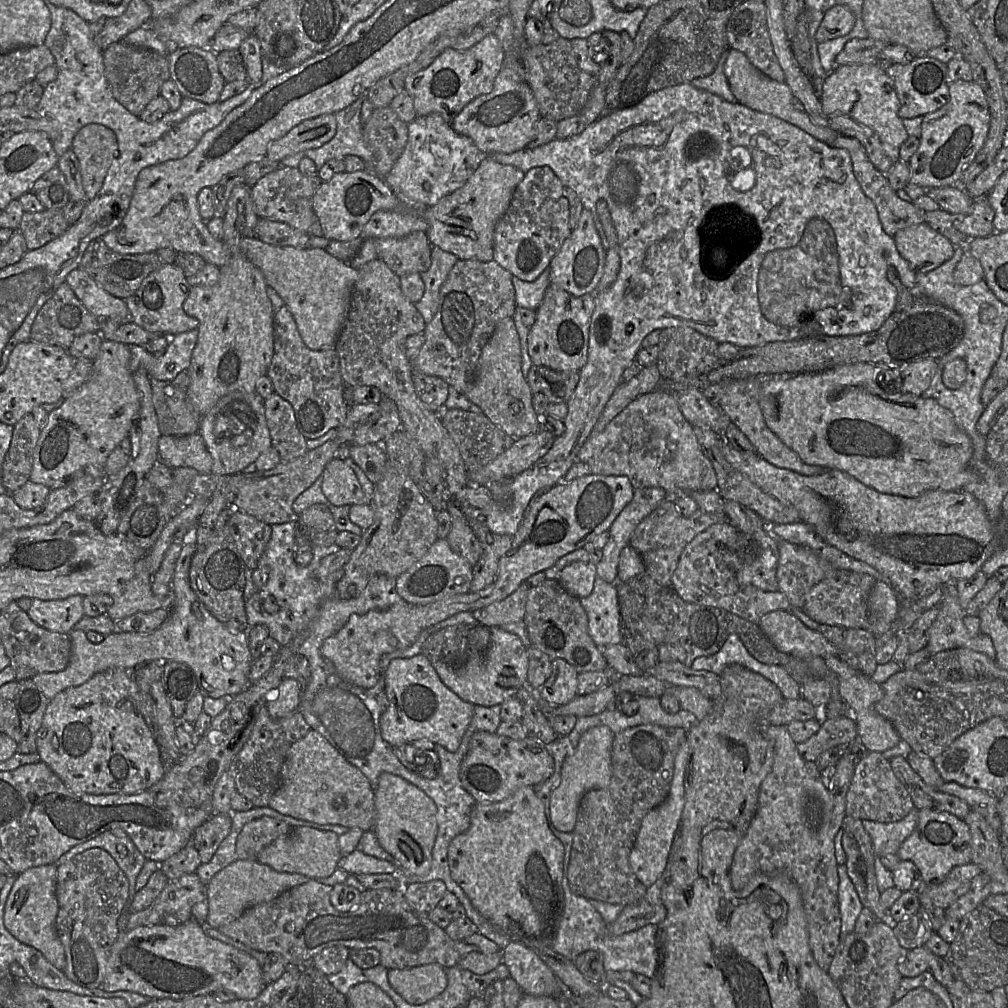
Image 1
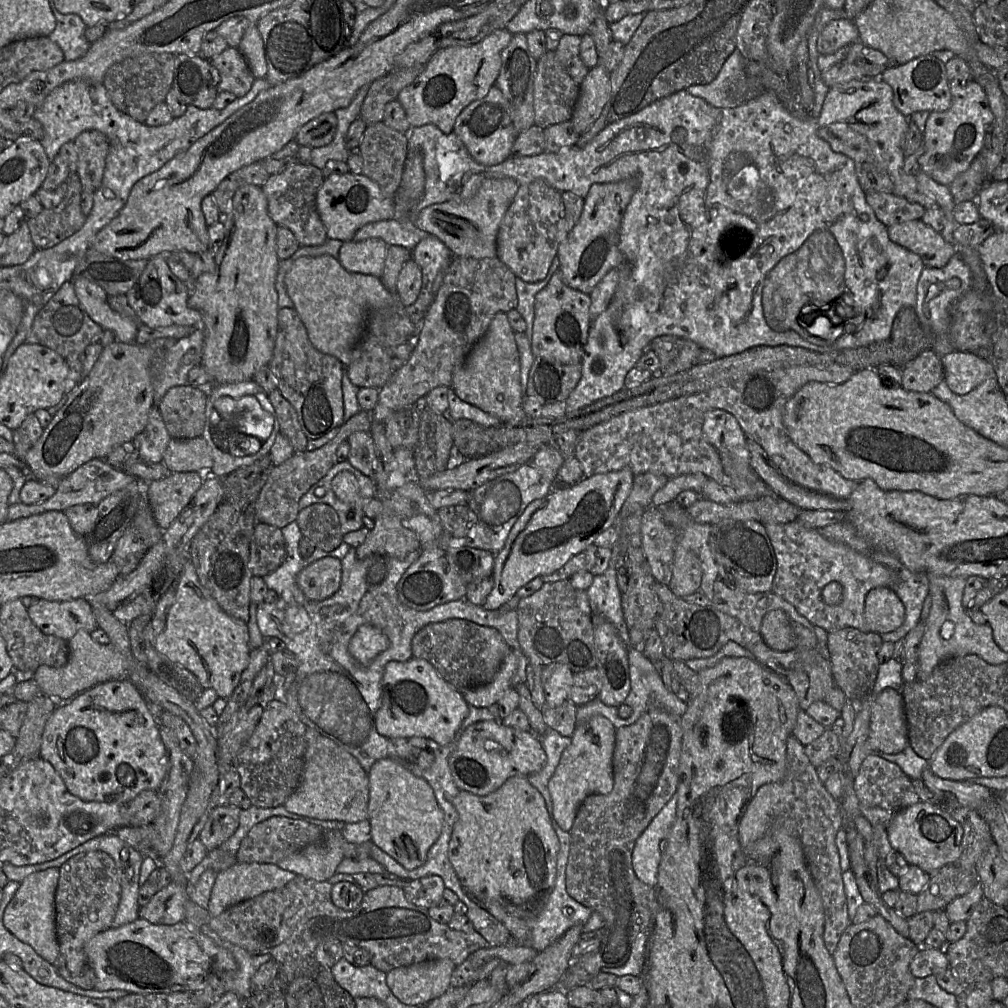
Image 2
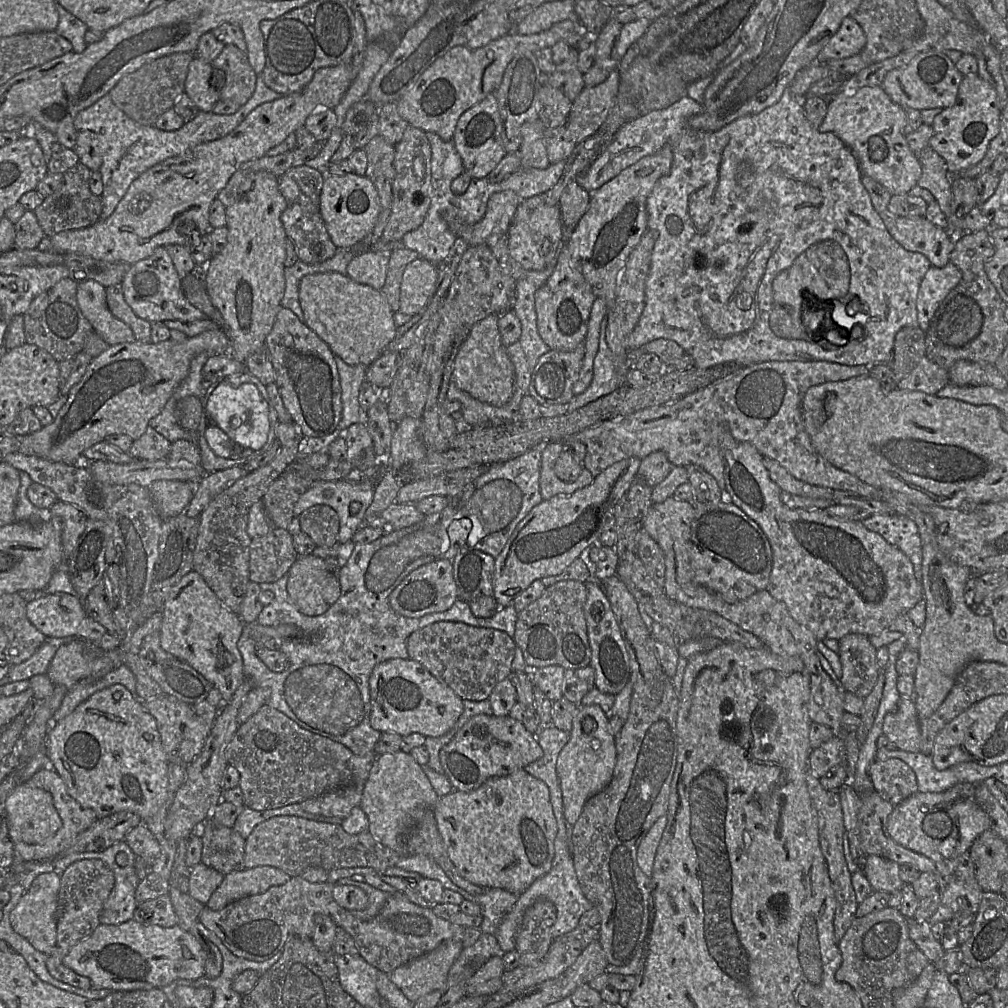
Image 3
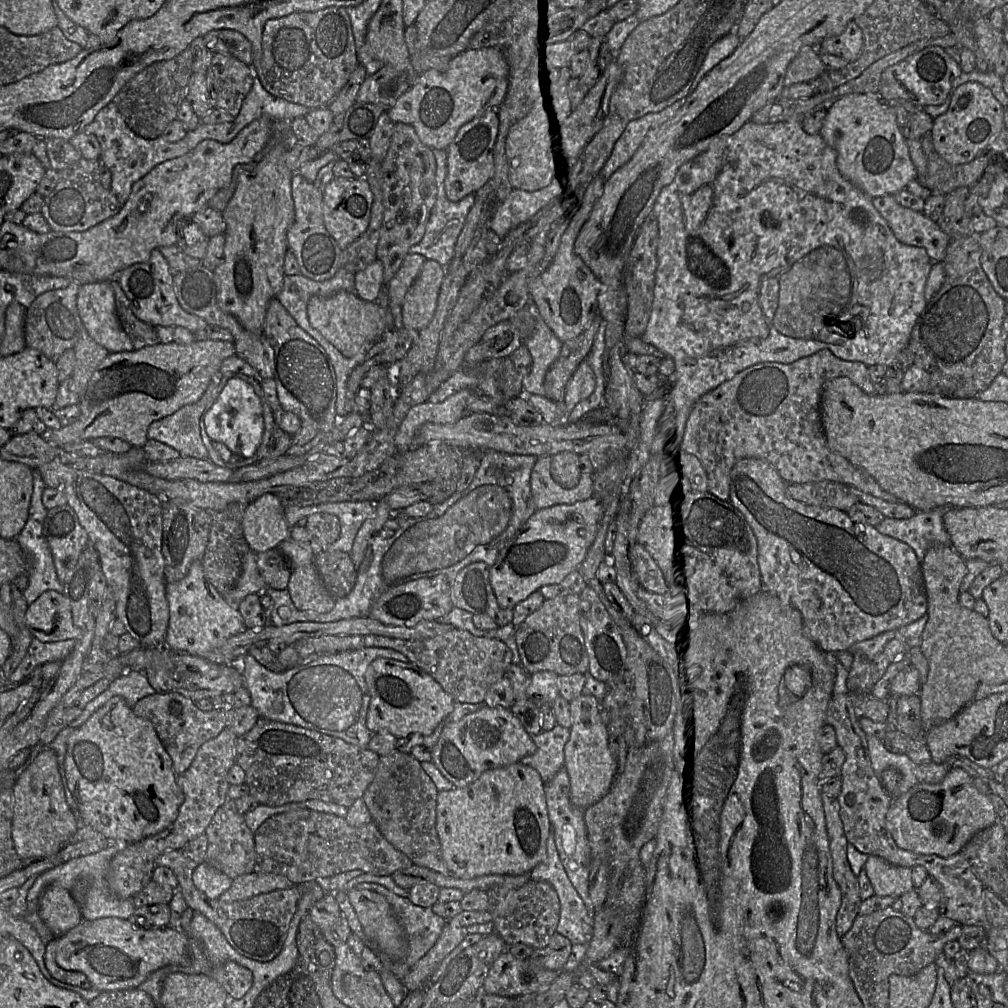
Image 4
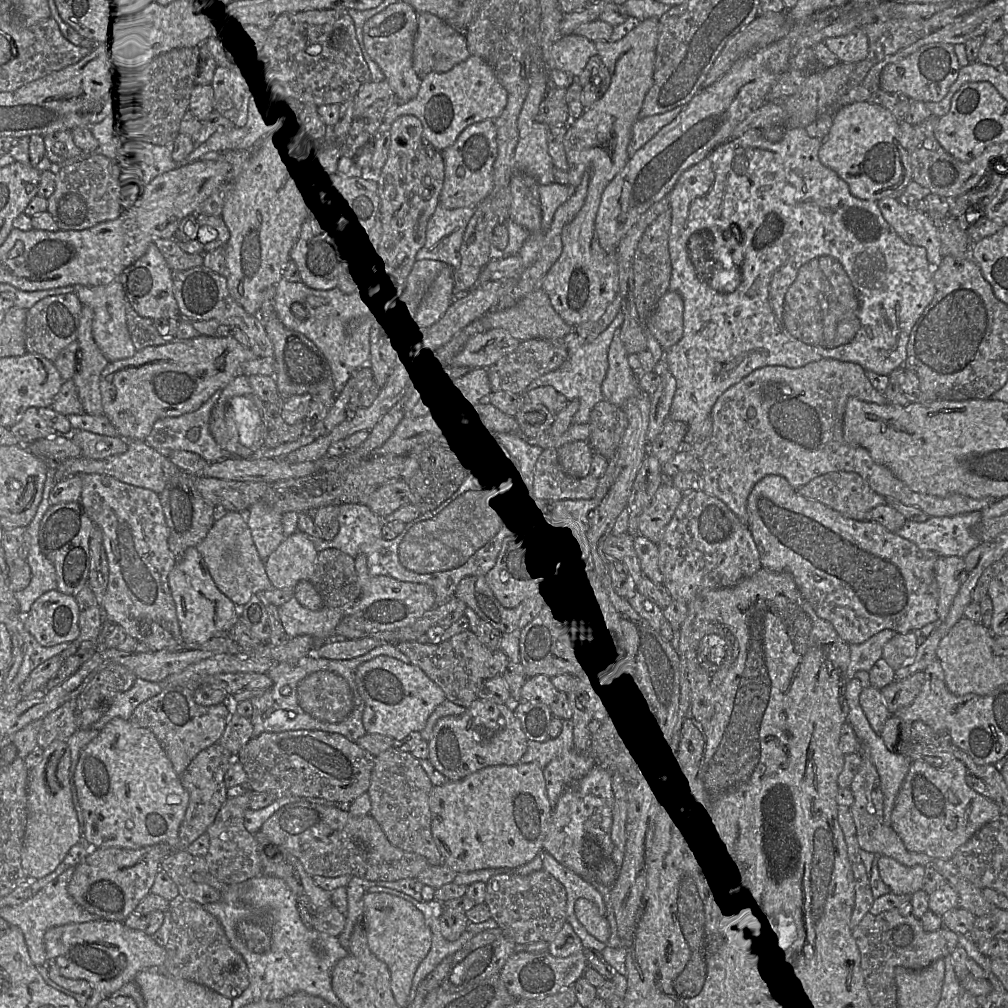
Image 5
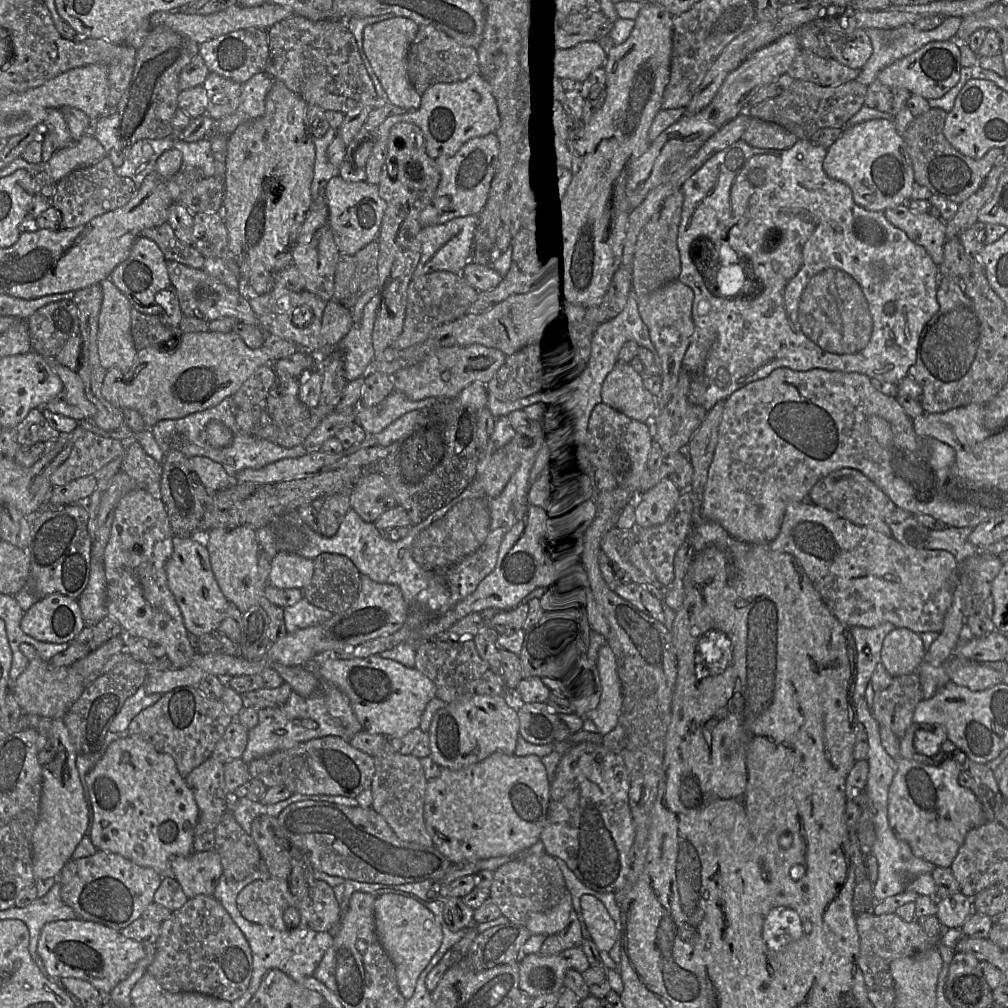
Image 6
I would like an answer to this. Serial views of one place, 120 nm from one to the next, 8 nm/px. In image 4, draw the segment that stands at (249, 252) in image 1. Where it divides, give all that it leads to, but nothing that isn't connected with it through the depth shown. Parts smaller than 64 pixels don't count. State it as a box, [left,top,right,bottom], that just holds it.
[307,290,393,357]

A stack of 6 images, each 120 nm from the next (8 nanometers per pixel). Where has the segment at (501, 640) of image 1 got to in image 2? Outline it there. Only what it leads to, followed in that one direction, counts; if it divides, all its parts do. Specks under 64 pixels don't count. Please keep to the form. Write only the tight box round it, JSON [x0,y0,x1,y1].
[461,650,520,707]

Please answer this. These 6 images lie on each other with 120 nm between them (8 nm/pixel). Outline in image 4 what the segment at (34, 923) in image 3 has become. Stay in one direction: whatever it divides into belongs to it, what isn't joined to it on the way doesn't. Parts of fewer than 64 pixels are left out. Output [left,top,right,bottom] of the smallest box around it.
[39,886,82,938]

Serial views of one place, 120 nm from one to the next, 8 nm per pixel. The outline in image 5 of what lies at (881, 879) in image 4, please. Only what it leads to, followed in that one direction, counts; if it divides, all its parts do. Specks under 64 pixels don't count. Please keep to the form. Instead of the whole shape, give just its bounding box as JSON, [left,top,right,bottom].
[877,856,923,896]

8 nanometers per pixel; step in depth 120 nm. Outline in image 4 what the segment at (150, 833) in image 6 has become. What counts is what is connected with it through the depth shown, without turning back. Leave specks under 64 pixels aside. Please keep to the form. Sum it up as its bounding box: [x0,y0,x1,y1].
[63,696,184,846]

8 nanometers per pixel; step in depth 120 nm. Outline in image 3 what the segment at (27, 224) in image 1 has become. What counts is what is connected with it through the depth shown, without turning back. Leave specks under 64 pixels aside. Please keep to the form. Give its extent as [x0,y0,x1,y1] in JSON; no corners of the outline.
[34,162,102,237]

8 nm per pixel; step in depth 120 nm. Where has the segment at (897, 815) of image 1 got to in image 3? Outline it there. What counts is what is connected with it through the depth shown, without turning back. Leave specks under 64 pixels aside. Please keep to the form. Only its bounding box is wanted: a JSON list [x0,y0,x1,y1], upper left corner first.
[869,758,918,806]

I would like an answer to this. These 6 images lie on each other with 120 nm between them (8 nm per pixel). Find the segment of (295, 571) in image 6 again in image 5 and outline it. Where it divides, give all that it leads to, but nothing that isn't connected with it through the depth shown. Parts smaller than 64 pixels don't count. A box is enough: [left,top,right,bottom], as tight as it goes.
[265,531,318,590]

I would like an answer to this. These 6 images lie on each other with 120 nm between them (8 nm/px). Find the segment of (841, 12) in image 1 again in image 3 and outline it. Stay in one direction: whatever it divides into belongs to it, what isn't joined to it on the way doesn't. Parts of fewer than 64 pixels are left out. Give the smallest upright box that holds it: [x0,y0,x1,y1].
[815,17,866,61]

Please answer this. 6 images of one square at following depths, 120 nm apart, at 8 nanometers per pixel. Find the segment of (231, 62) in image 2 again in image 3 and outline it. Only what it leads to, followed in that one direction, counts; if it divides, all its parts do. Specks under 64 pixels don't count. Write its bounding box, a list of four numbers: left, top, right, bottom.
[211,44,257,106]

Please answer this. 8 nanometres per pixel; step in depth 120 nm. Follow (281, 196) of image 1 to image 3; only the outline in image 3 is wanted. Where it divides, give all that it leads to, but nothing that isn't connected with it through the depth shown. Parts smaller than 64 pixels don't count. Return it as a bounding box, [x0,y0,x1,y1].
[278,164,338,264]

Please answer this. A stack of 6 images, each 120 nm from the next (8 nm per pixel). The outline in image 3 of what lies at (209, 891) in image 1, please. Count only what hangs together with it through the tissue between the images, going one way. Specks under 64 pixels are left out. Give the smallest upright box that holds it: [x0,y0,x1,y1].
[206,866,291,910]

